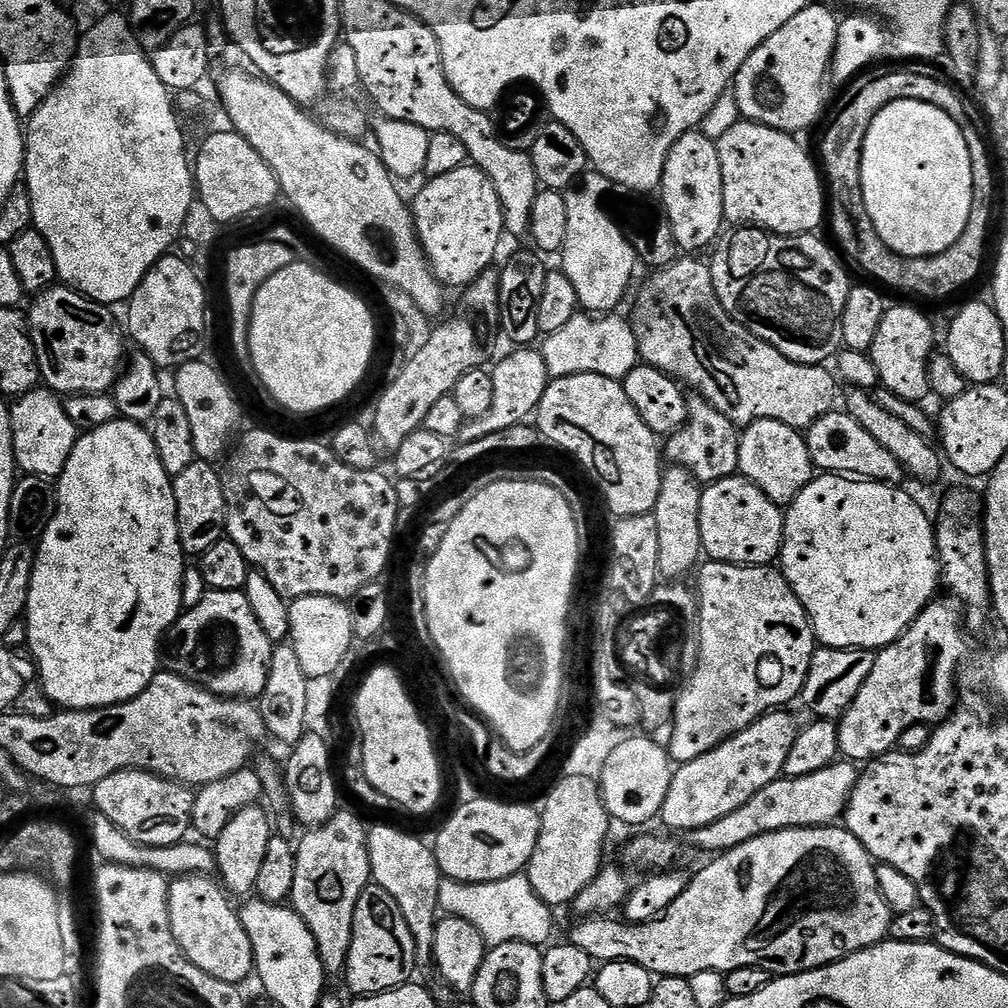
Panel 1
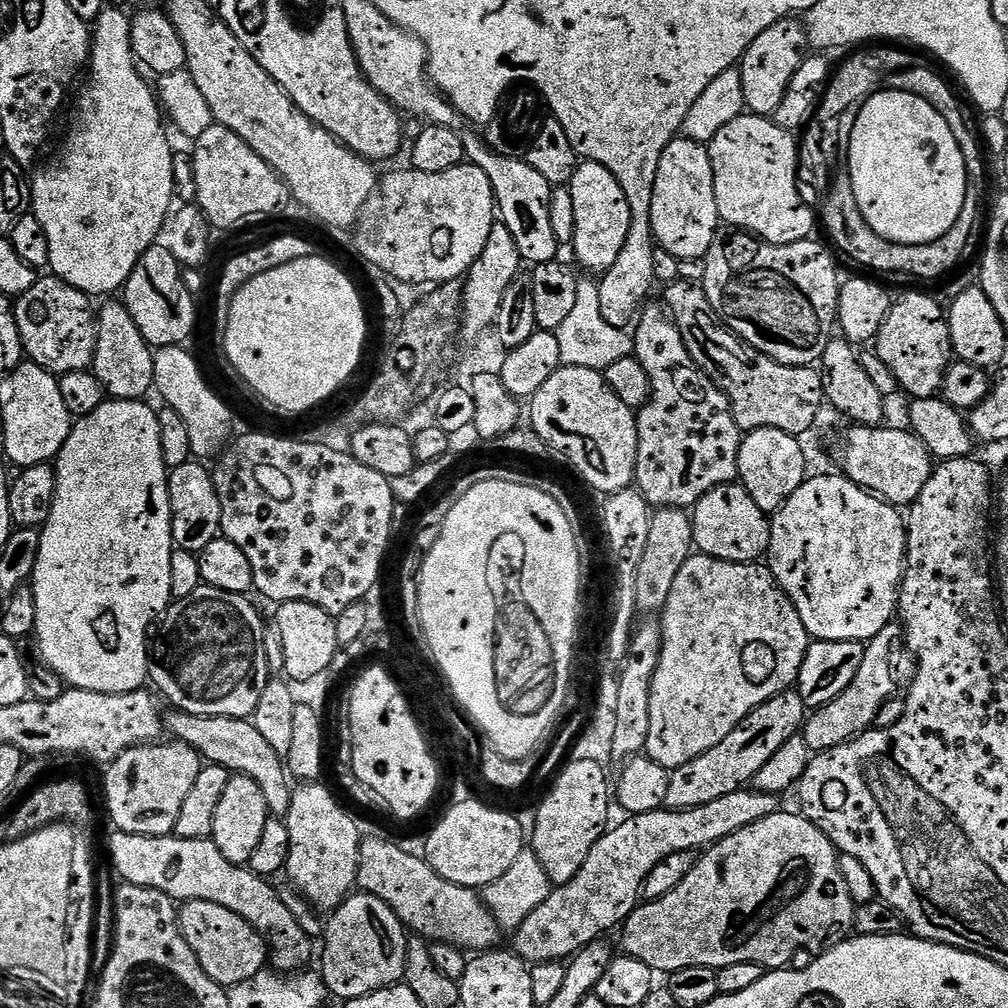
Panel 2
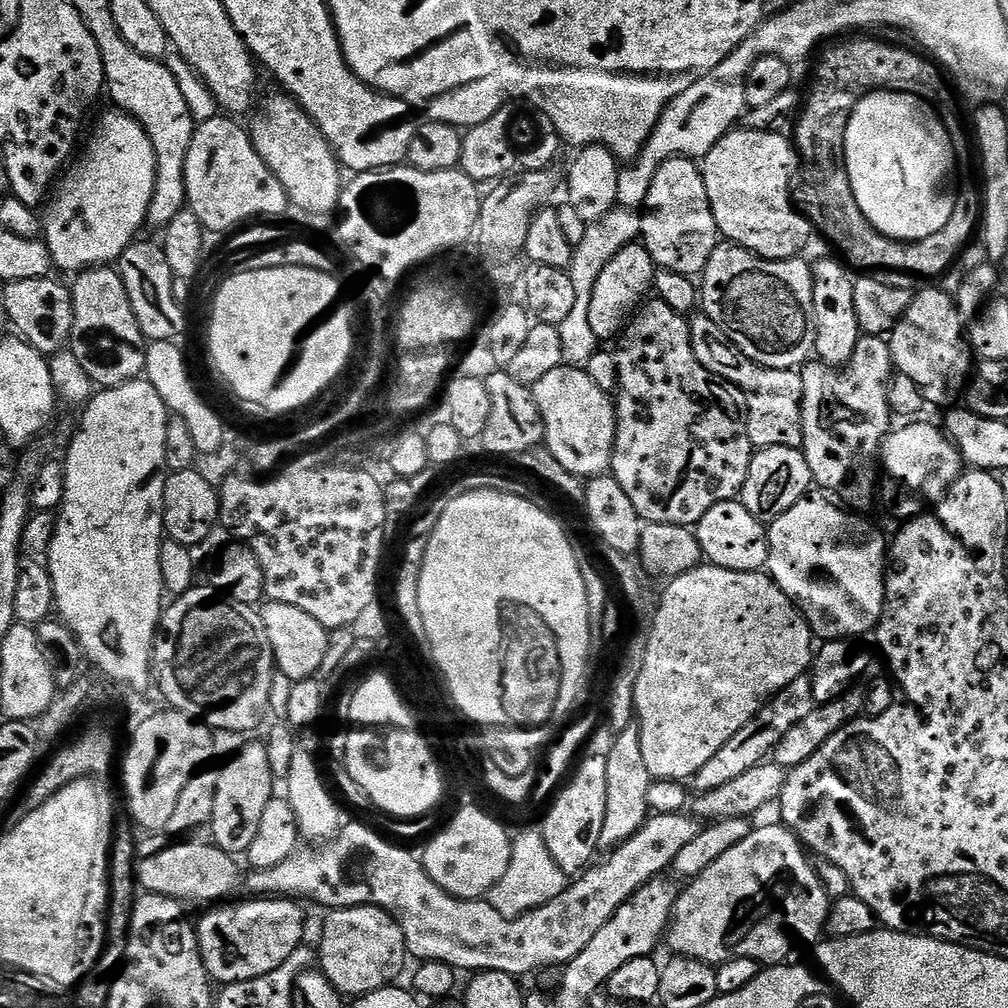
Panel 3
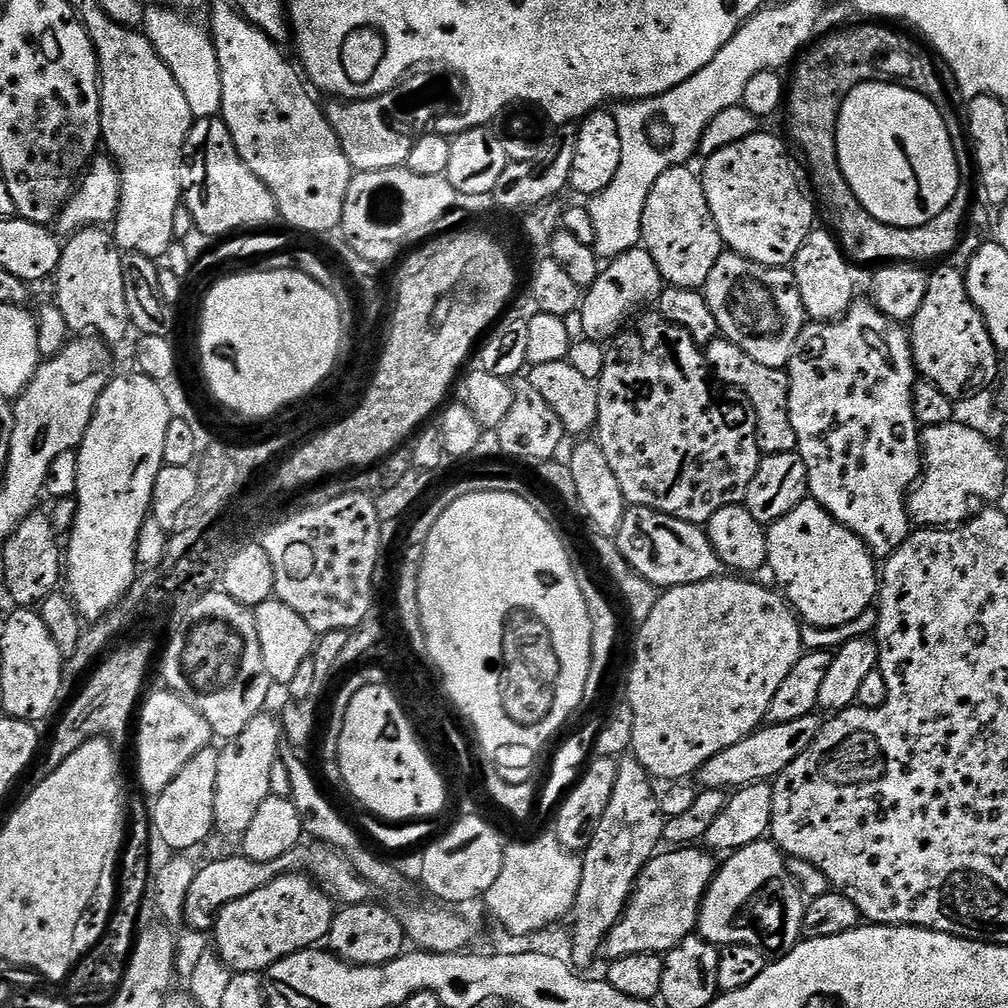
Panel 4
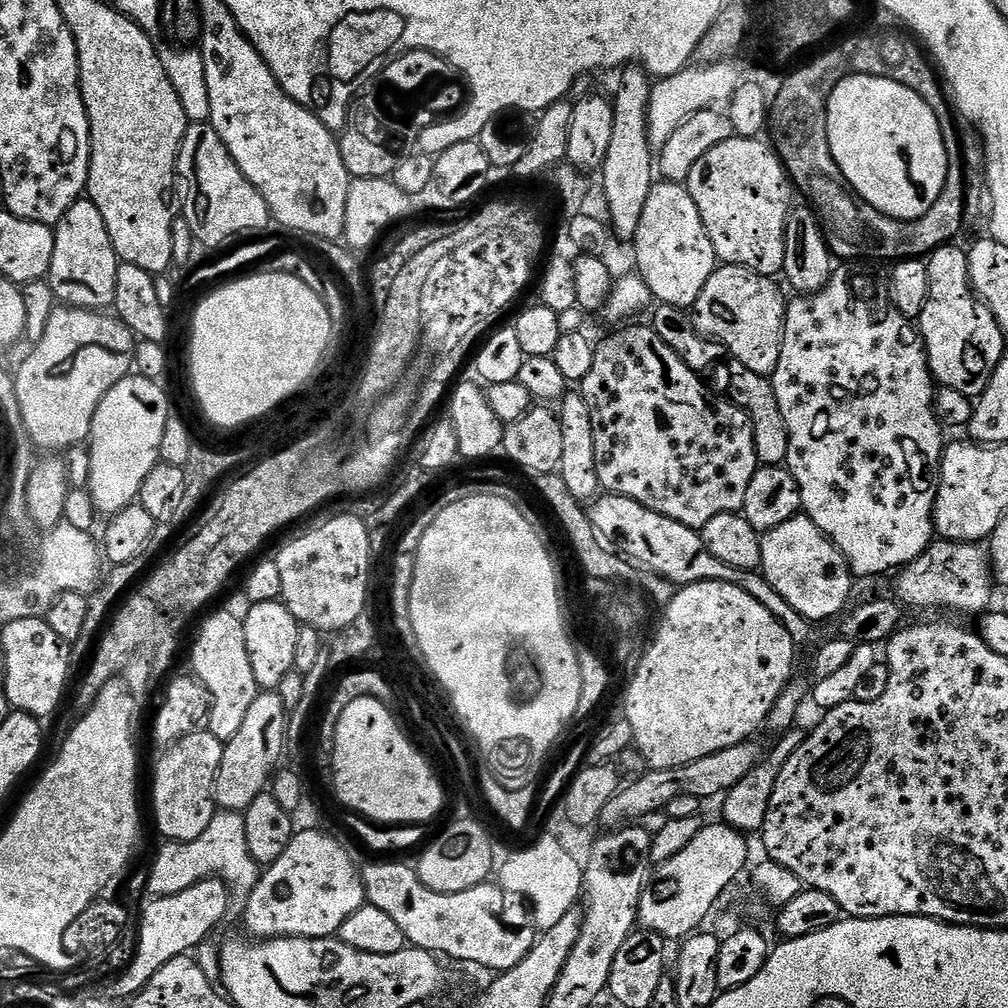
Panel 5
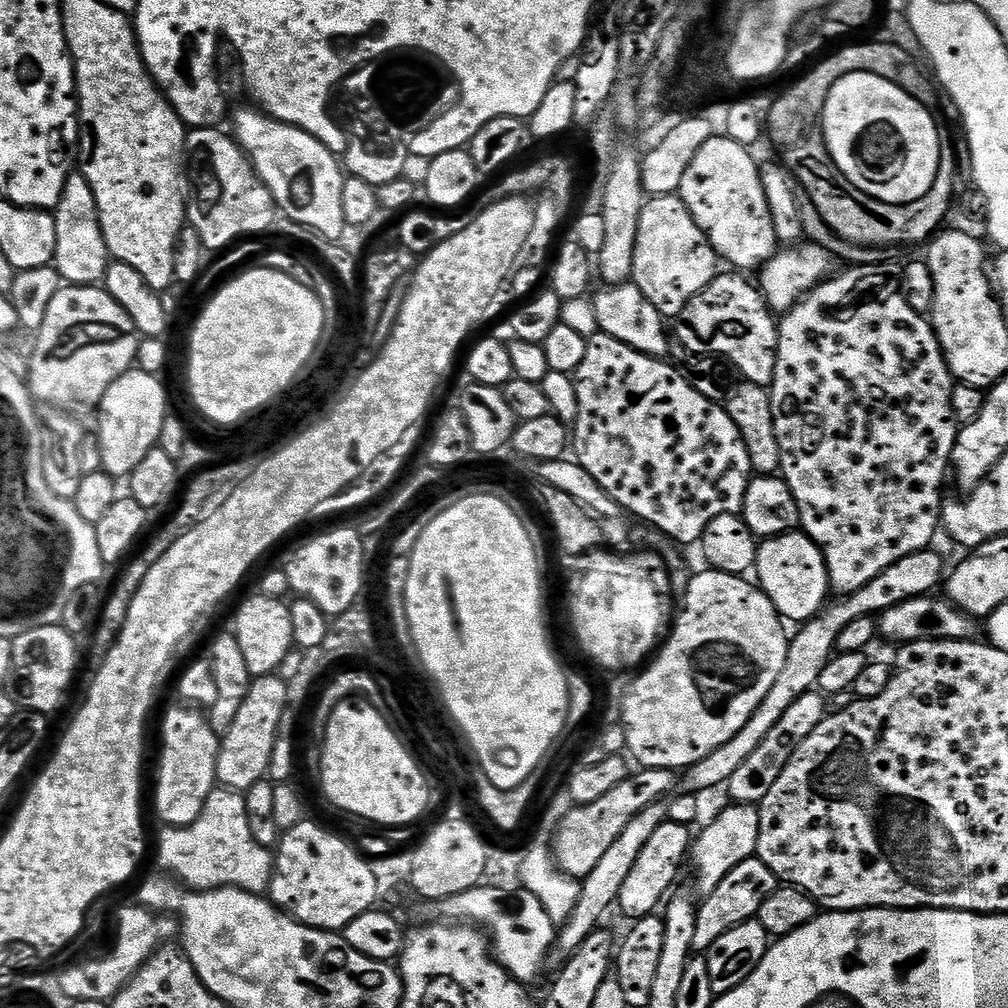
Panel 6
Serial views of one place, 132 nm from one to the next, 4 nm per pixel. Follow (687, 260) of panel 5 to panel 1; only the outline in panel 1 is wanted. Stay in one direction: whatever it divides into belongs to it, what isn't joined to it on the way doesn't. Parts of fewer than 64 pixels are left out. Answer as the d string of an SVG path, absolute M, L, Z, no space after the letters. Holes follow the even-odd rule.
M700 130L687 132L685 136L678 138L666 158L658 196L664 199L662 207L666 218L670 218L678 247L685 253L696 254L699 253L696 252L699 248L704 248L707 244L715 245L721 235L720 227L725 227L726 224L722 162L718 158L716 141Z

